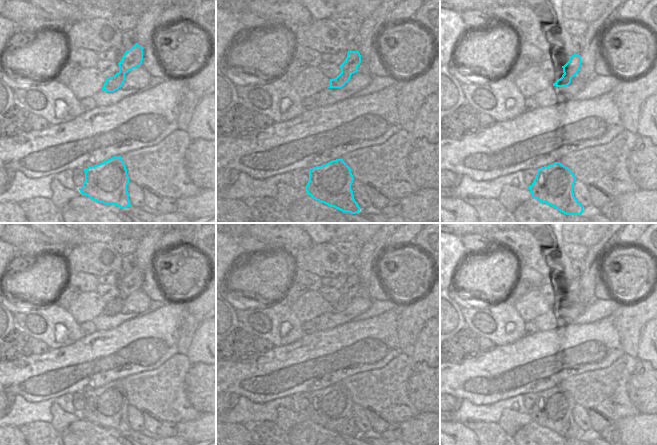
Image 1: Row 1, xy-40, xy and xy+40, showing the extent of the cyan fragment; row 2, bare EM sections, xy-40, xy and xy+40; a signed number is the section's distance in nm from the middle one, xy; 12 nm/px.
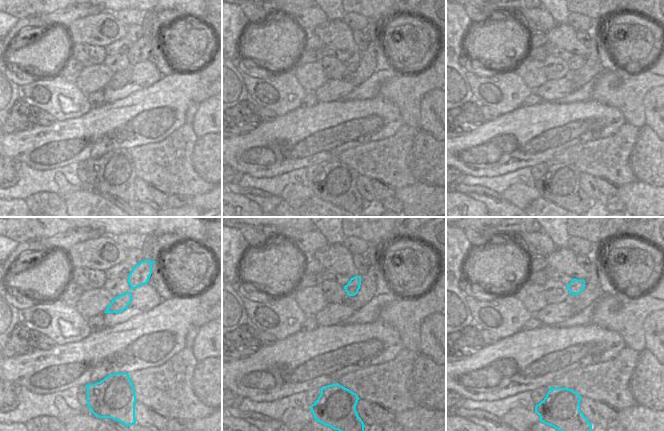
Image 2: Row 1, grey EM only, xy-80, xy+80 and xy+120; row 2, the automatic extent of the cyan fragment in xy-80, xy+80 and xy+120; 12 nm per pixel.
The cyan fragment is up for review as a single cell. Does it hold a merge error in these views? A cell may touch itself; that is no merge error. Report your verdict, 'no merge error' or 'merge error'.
merge error

